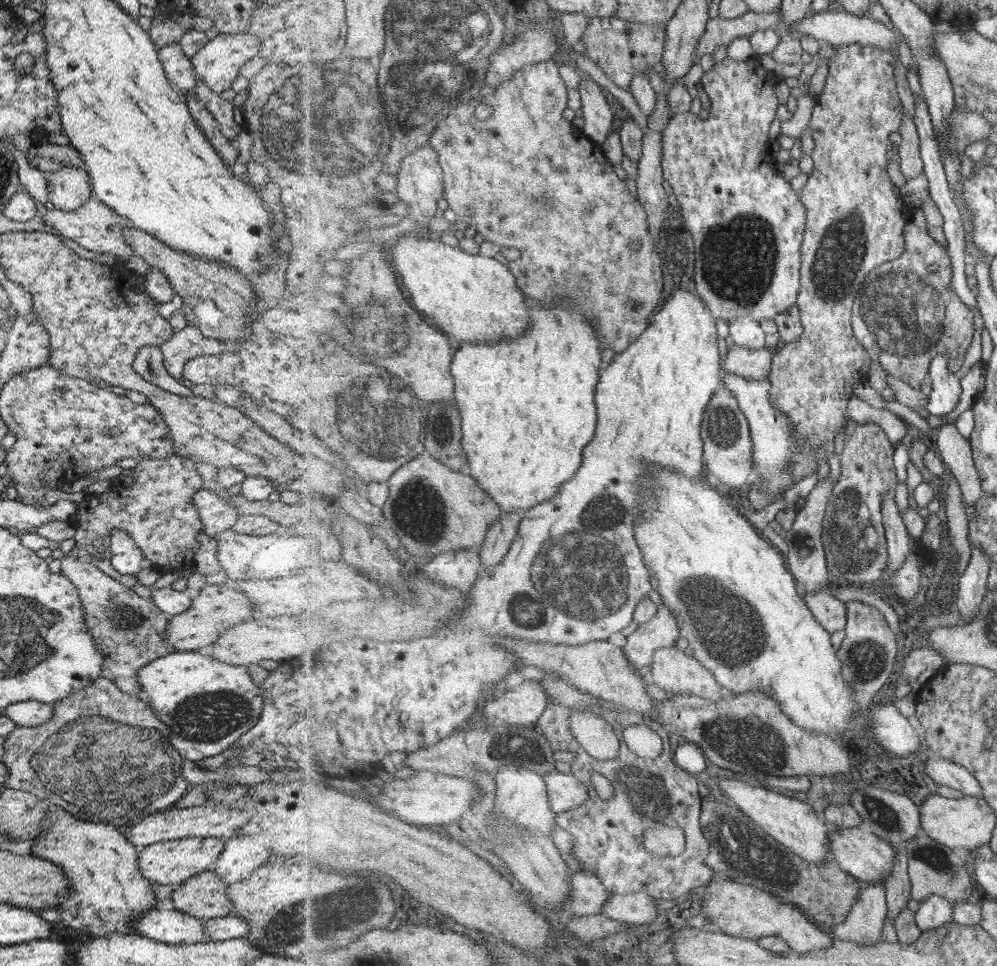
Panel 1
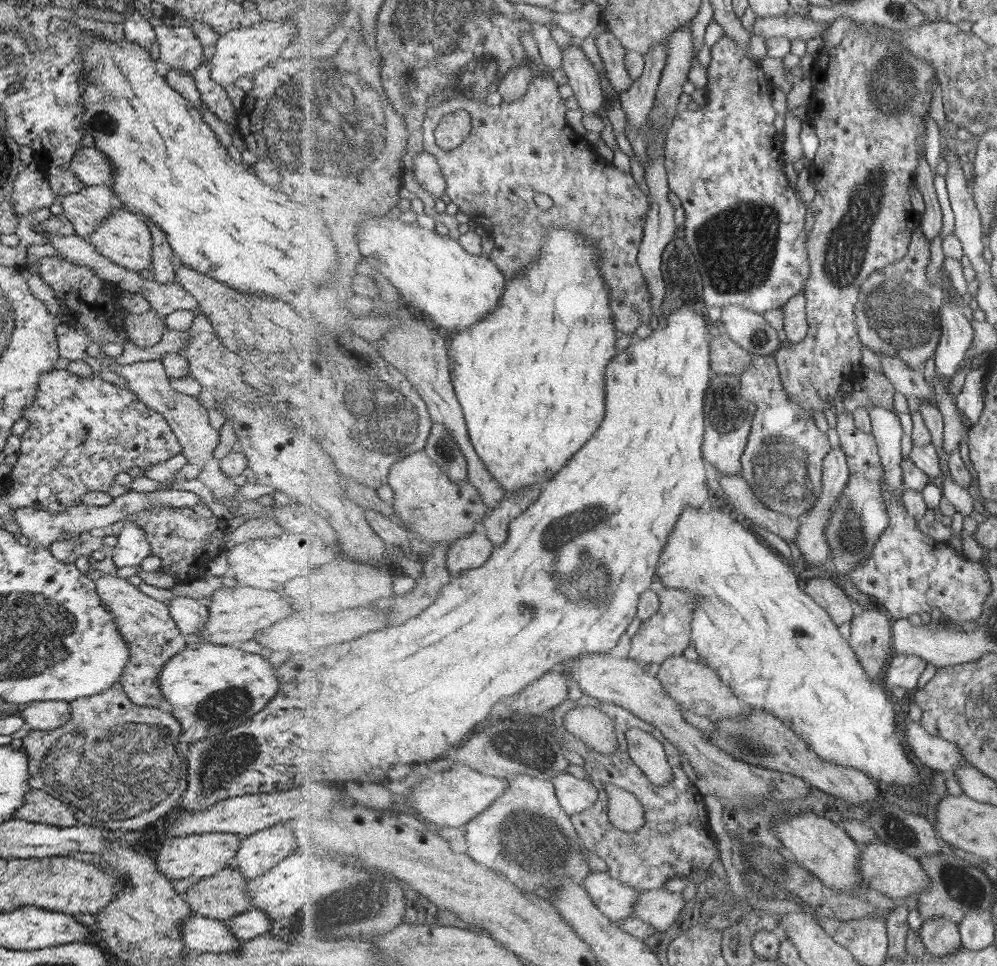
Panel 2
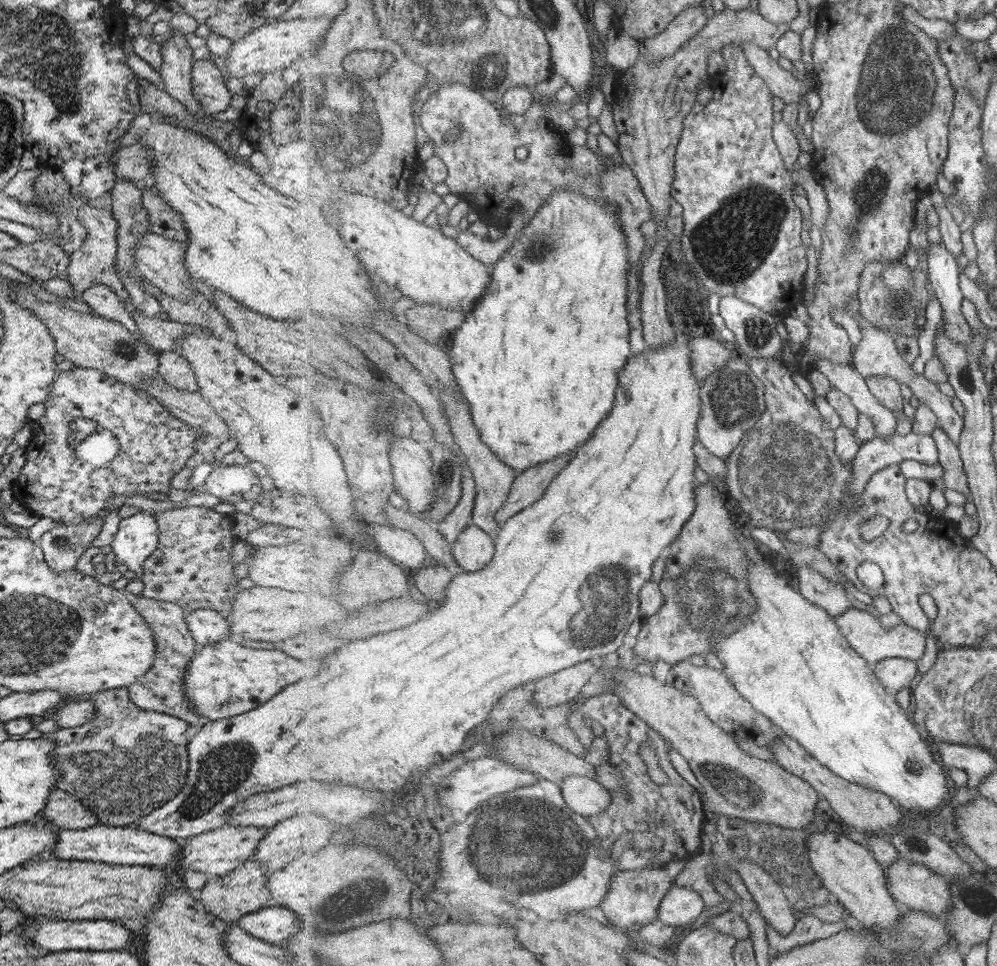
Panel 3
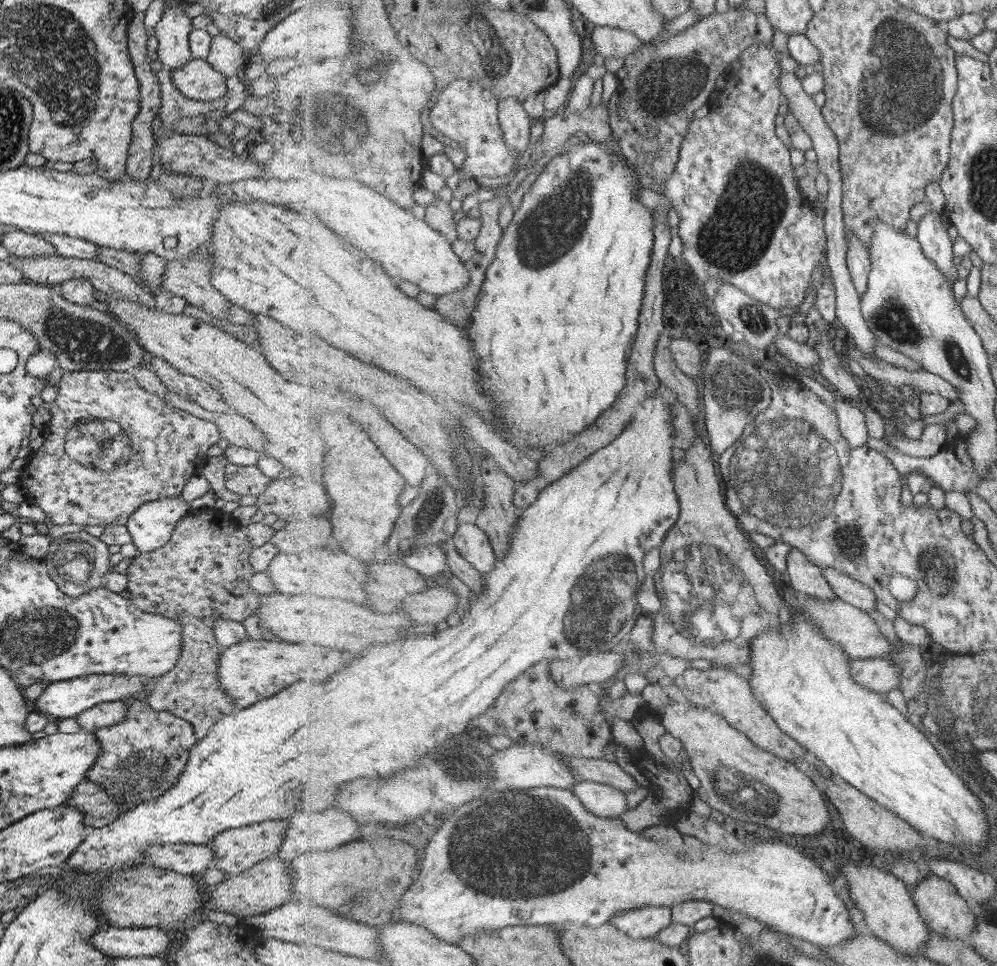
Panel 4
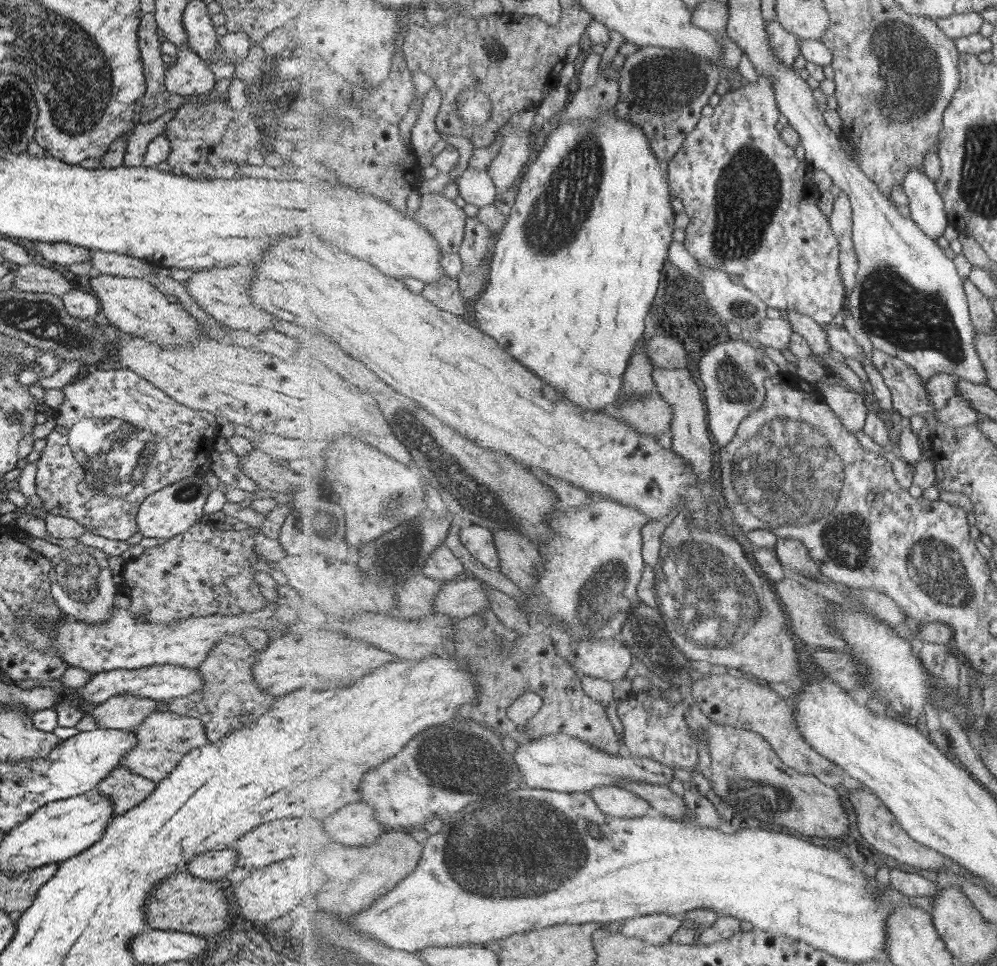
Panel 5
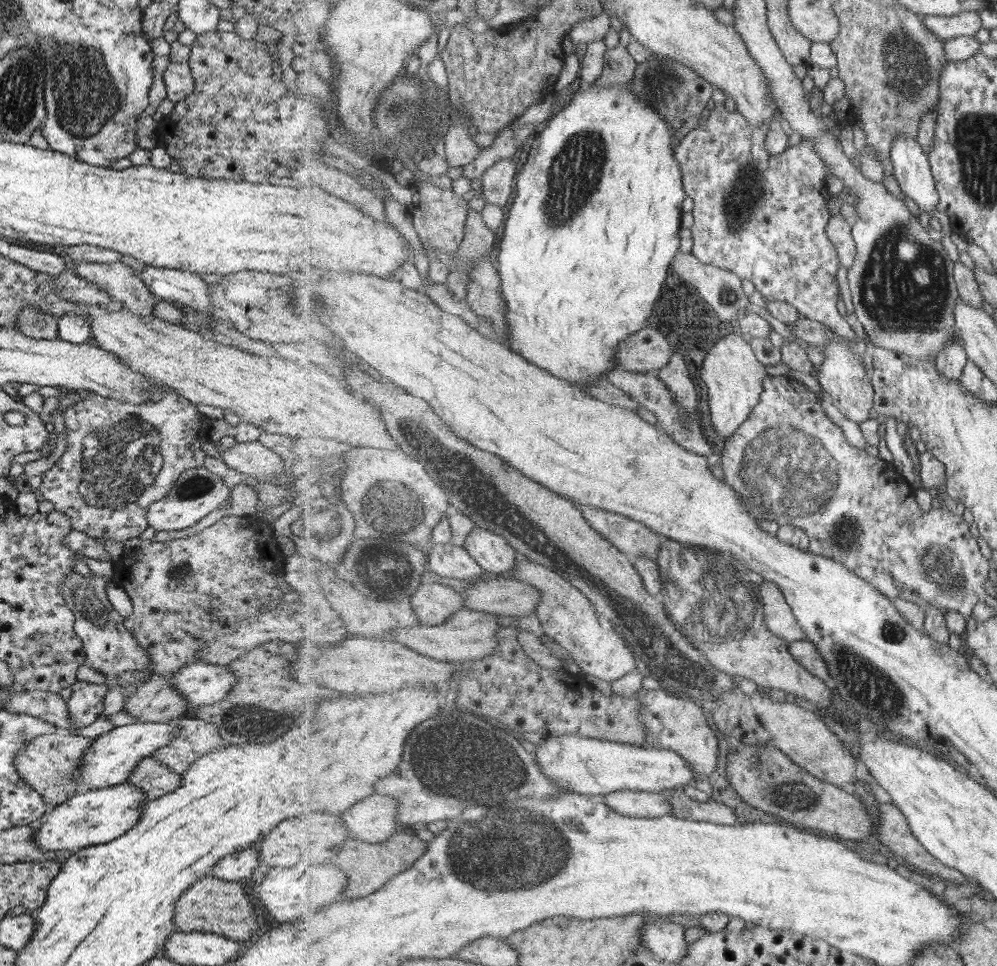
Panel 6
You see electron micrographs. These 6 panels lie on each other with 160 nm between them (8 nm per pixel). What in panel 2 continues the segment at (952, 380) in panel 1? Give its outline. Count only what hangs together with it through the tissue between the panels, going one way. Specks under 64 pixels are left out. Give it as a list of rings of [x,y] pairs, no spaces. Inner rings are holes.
[[[947,299],[942,306],[942,325],[943,340],[934,357],[935,368],[942,378],[941,386],[947,391],[951,376],[957,372],[975,338],[975,330],[955,299]]]

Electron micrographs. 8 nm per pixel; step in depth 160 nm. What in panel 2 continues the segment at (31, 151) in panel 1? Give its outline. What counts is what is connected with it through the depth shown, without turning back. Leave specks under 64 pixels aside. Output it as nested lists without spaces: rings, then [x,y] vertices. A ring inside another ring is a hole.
[[[95,147],[78,148],[69,168],[84,185],[109,185],[112,181],[112,164]]]

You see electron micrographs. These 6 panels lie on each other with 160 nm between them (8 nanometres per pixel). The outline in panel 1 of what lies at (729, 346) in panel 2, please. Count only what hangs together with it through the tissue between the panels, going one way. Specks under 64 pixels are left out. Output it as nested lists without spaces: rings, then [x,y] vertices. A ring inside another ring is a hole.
[[[734,343],[723,360],[723,366],[733,374],[763,380],[771,374],[774,357],[774,348],[743,348]]]

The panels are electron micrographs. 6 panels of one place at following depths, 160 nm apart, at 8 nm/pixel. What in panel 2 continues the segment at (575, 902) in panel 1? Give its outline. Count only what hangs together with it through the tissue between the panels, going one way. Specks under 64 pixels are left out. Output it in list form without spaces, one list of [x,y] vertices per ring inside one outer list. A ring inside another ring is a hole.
[[[592,872],[583,886],[603,914],[617,923],[634,916],[634,906],[644,892],[638,887],[614,879],[609,872]]]

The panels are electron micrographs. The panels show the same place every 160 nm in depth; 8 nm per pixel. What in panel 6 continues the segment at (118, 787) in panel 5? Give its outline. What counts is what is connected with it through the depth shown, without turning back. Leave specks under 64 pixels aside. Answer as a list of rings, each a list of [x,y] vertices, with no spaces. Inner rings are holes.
[[[146,757],[135,765],[125,783],[136,786],[146,796],[146,802],[149,802],[175,790],[180,785],[180,778],[181,774],[167,770],[161,762],[155,762],[155,758]]]

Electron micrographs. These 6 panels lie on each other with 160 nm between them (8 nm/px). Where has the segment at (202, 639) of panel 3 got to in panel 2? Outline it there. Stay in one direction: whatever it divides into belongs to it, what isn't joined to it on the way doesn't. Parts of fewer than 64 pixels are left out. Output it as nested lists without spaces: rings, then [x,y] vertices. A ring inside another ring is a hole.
[[[173,597],[168,606],[168,613],[182,634],[195,634],[206,621],[208,610],[203,602],[191,597]]]

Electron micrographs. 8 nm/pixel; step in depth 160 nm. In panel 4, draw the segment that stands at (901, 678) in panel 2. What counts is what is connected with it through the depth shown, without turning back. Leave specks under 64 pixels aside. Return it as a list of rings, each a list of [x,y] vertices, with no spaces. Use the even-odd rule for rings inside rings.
[[[852,659],[853,675],[859,685],[881,694],[897,689],[901,682],[901,668],[887,659]]]

